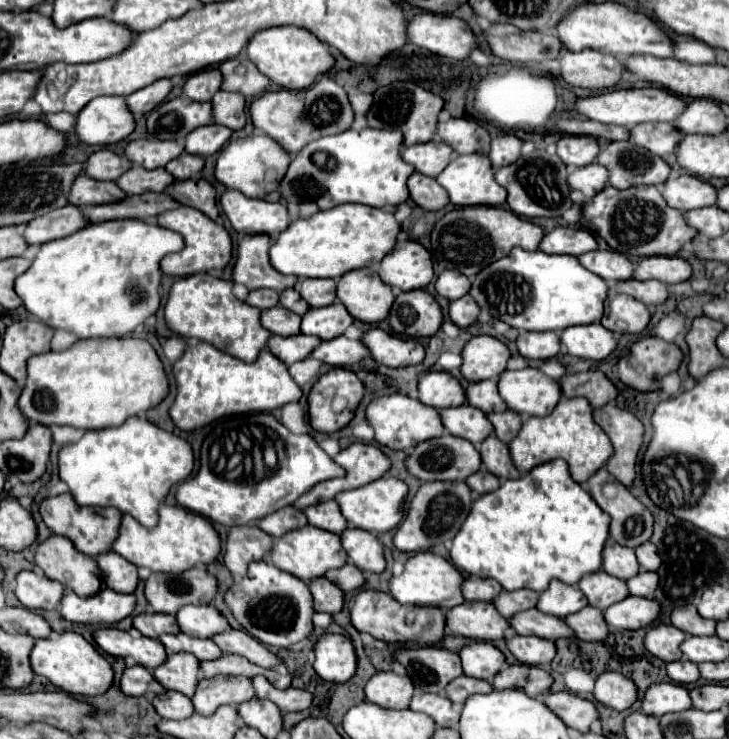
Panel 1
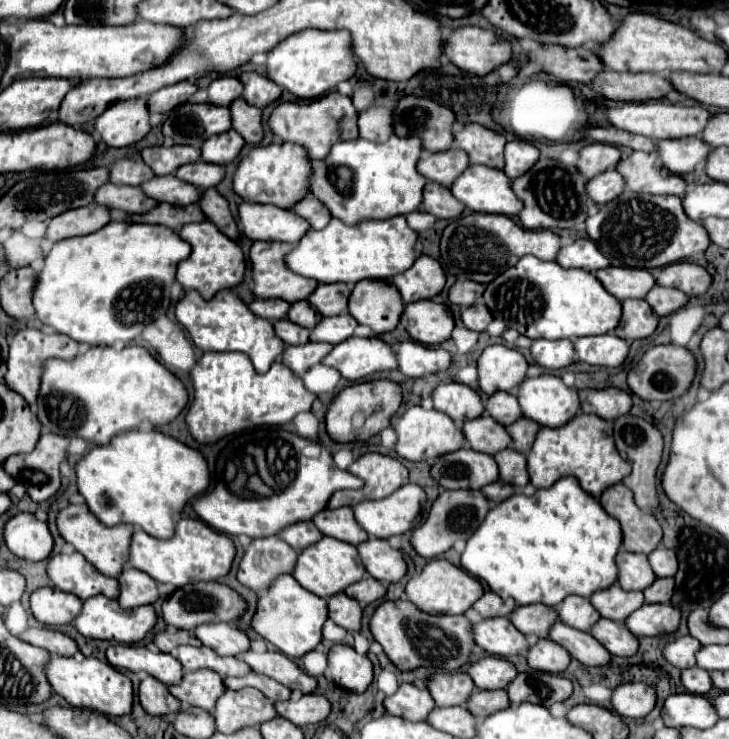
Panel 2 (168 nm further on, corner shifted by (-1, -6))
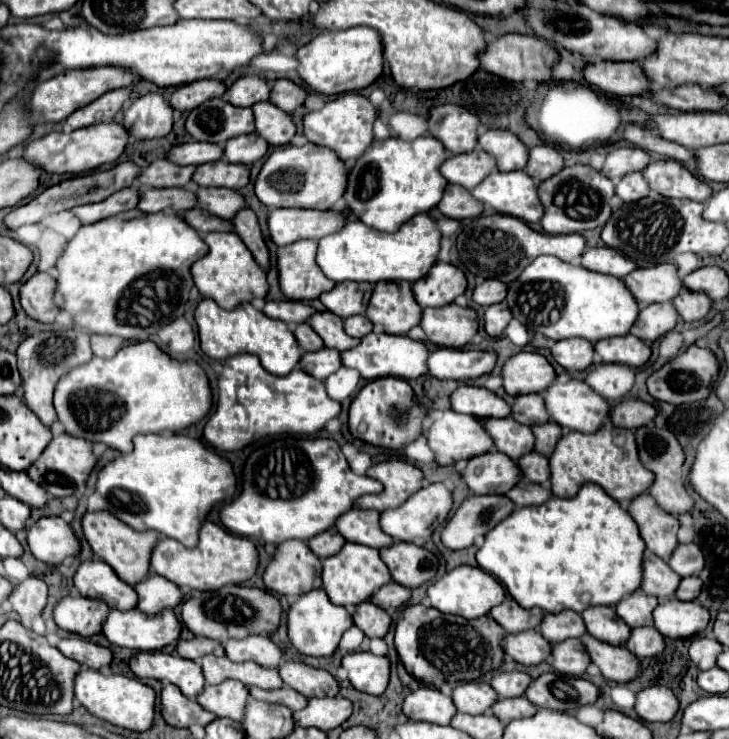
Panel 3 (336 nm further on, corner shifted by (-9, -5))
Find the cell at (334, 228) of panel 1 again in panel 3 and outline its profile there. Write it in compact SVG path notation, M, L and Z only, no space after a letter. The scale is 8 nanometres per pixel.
M417 214L399 232L379 232L365 226L359 220L349 222L341 232L319 240L317 264L323 274L335 282L383 282L383 280L407 280L417 282L437 262L441 232L429 214Z

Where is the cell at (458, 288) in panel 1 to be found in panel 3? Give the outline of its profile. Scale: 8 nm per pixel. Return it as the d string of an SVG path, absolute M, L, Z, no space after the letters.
M485 280L473 292L473 300L481 306L499 304L505 300L505 296L507 296L507 284L499 282L499 280Z

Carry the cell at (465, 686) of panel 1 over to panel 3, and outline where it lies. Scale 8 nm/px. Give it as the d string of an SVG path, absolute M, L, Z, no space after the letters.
M519 696L519 698L501 698L493 708L491 712L503 722L511 722L511 720L517 720L517 718L529 718L537 712L537 706L531 704L525 696Z

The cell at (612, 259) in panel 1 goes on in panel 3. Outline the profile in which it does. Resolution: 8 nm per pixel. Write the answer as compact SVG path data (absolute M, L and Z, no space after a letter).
M675 264L639 268L623 278L623 282L641 306L653 302L671 302L683 290L683 280L679 278Z

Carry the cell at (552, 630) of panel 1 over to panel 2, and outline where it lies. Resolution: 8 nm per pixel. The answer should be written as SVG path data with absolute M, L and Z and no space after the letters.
M557 621L555 627L549 629L549 639L567 649L567 653L583 665L605 665L611 657L609 651L603 645L599 645L597 639L593 639L589 633L573 629L561 621Z

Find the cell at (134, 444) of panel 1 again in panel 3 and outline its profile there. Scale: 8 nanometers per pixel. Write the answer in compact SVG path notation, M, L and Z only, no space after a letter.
M139 434L135 438L135 450L131 454L115 458L107 464L97 478L97 492L107 498L109 512L133 530L155 530L163 536L179 540L187 548L195 548L199 542L199 528L211 508L219 502L233 500L237 490L237 478L233 466L223 456L209 450L195 438L183 434Z

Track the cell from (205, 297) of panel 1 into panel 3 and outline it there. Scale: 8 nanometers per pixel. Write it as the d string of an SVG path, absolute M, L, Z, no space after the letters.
M205 298L195 310L195 322L199 328L201 350L213 360L225 360L237 354L255 354L261 358L263 368L275 376L289 374L301 360L299 344L289 326L265 316L251 304L241 304L235 310L223 310L211 298Z

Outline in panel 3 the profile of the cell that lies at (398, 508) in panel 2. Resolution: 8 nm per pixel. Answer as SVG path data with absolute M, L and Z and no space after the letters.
M429 484L423 490L419 490L417 494L413 494L399 508L391 508L387 512L381 512L381 528L385 534L393 536L395 540L413 542L415 538L431 538L433 530L447 520L451 508L453 508L451 488L445 484Z

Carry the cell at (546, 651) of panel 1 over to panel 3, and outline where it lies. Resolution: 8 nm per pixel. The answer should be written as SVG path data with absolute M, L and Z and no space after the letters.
M569 638L553 648L553 668L561 674L583 676L589 664L591 656L579 638Z

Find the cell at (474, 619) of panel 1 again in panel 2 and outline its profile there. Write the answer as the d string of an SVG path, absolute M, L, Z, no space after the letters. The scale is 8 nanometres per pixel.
M507 617L481 619L479 623L473 623L471 629L475 643L489 655L511 657L529 649L525 635L511 627L511 621Z

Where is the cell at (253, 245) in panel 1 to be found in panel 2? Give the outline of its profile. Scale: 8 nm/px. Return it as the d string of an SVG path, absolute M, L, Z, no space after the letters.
M255 241L251 245L249 251L249 261L251 261L251 277L253 277L253 295L255 297L279 297L285 299L287 303L293 301L301 301L307 299L311 295L311 291L317 287L313 283L313 279L301 277L301 275L293 275L293 271L287 271L287 267L283 267L283 255L291 249L291 243L283 243L283 241Z

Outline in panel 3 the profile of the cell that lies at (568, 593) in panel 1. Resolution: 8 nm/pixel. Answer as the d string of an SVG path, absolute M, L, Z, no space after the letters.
M591 606L583 614L587 632L601 642L611 646L623 646L629 640L631 628L615 614L613 608L607 606Z

